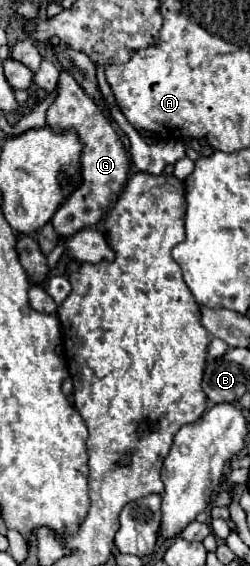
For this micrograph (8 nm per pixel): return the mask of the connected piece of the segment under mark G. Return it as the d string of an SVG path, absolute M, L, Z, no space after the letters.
M61 73L57 87L59 87L57 97L47 109L47 125L53 131L65 131L69 127L77 129L79 137L81 137L81 141L85 145L83 155L81 155L83 183L59 207L59 211L51 219L51 223L53 223L55 231L59 233L59 237L71 237L77 231L99 223L105 217L105 213L113 207L113 203L117 201L117 195L125 187L125 181L127 181L127 175L129 175L129 161L127 161L123 143L119 141L119 135L117 135L113 123L83 93L83 89L75 83L75 79L69 73Z

